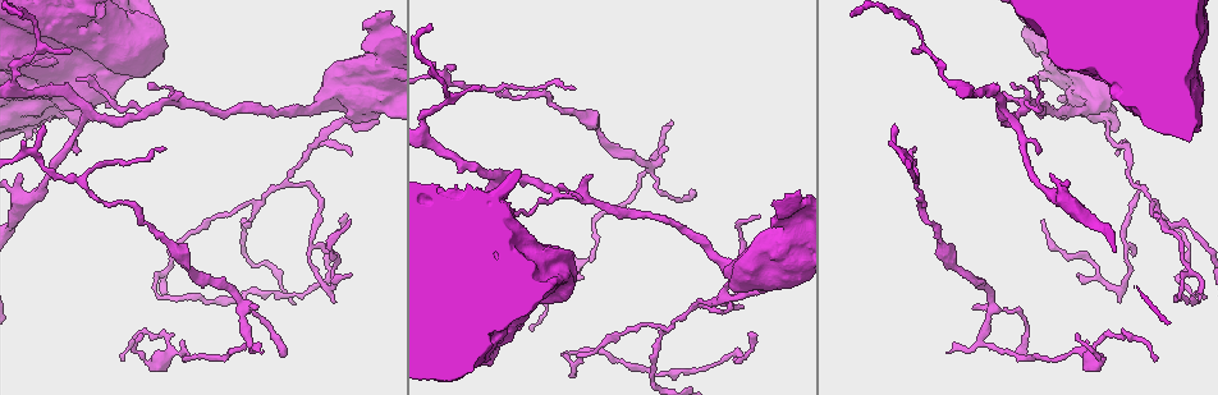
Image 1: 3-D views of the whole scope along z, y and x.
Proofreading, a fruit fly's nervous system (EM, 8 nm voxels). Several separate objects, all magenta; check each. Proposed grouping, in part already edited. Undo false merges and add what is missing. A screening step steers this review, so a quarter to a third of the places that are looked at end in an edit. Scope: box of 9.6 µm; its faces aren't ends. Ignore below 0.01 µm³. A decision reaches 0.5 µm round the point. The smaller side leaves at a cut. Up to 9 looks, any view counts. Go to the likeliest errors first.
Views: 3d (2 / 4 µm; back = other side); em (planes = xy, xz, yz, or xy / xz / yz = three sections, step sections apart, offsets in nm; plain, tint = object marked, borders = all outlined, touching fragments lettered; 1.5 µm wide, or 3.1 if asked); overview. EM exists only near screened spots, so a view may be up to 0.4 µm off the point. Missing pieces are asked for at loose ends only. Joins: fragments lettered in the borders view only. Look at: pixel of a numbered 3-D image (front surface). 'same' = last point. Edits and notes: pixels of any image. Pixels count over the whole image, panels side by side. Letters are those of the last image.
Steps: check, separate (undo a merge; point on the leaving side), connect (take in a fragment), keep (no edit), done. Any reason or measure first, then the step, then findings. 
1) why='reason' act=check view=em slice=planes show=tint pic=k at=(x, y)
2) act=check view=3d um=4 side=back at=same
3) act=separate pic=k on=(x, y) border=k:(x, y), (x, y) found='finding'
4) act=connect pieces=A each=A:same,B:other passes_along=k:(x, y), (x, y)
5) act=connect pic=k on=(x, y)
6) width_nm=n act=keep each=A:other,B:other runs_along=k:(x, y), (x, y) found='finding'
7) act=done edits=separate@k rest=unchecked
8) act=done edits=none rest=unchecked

why='side arm on a straight run' act=check view=3d um=4 side=back pic=1 at=(557, 194)

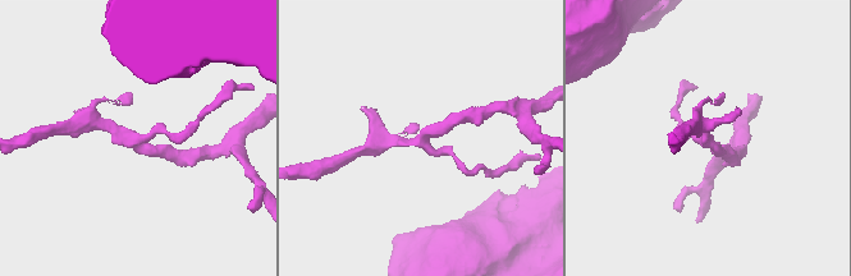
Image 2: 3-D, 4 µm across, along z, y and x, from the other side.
arms=3 why='now the EM' act=check view=em slice=planes show=borders pic=2 at=(135, 137)

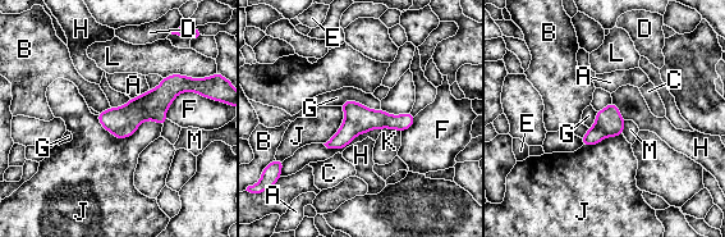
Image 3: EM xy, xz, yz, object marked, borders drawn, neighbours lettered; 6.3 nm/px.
act=keep each=A:other,B:other,C:other,D:other,E:other,F:other,G:other,H:other,J:other,K:other,L:other,M:other found='continuous, no second cell'

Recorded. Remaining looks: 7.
why='free end' act=check view=em slice=yz step=8 show=borders pic=1 at=(671, 123)

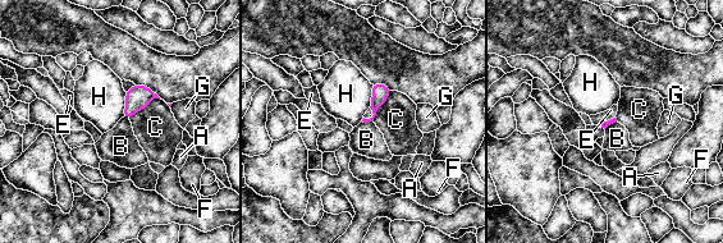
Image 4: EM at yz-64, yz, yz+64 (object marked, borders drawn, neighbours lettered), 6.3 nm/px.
why='cut it another way' act=check view=em slice=planes show=borders at=same

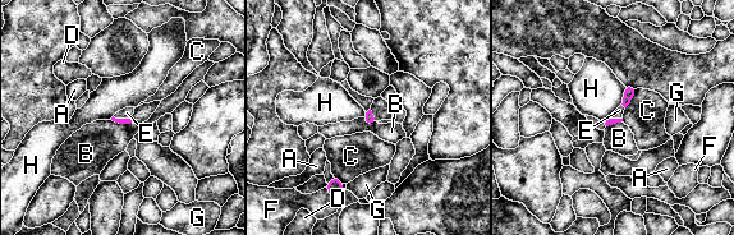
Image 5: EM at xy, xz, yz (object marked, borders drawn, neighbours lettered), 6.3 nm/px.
act=connect pieces=E each=A:other,B:other,C:other,D:other,E:same,F:other,G:other,H:other passes_along=5:(368, 118), (372, 115), (381, 109) found='the cell continues'

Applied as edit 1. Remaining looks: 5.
why='three arms meet' act=check view=em slice=yz step=4 show=tint pic=1 at=(699, 305)

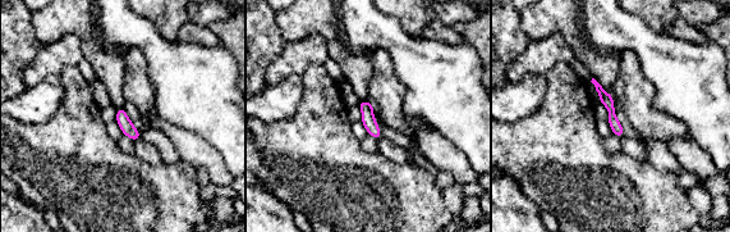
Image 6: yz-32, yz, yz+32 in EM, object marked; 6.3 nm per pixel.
why='cut it another way' act=check view=em slice=planes show=borders at=same

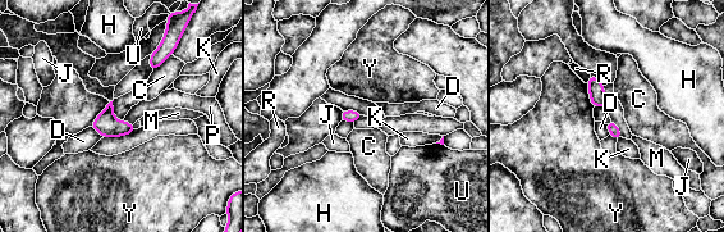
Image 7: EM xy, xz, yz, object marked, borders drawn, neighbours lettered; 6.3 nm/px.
act=keep each=C:other,D:other,H:other,J:other,K:other,M:other,P:other,R:other,U:other,Y:other border=7:(91, 126), (102, 137) found='one cell here'

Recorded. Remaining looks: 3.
why='tapers out' act=check view=em slice=planes show=borders pic=1 at=(21, 17)

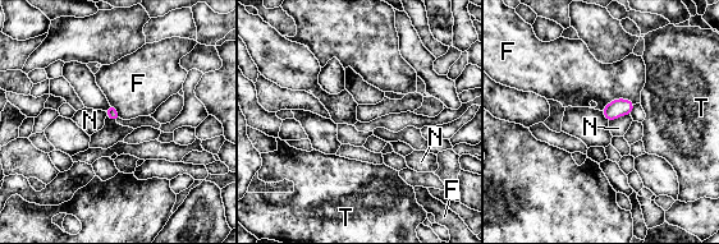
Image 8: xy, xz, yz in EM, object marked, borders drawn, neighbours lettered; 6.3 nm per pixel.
act=keep each=F:other,N:other,T:other border=8:(630, 114), (617, 116), (609, 122) found='no lettered fragment goes on from it'

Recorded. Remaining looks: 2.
act=done edits=connect@5 rest=unchecked

